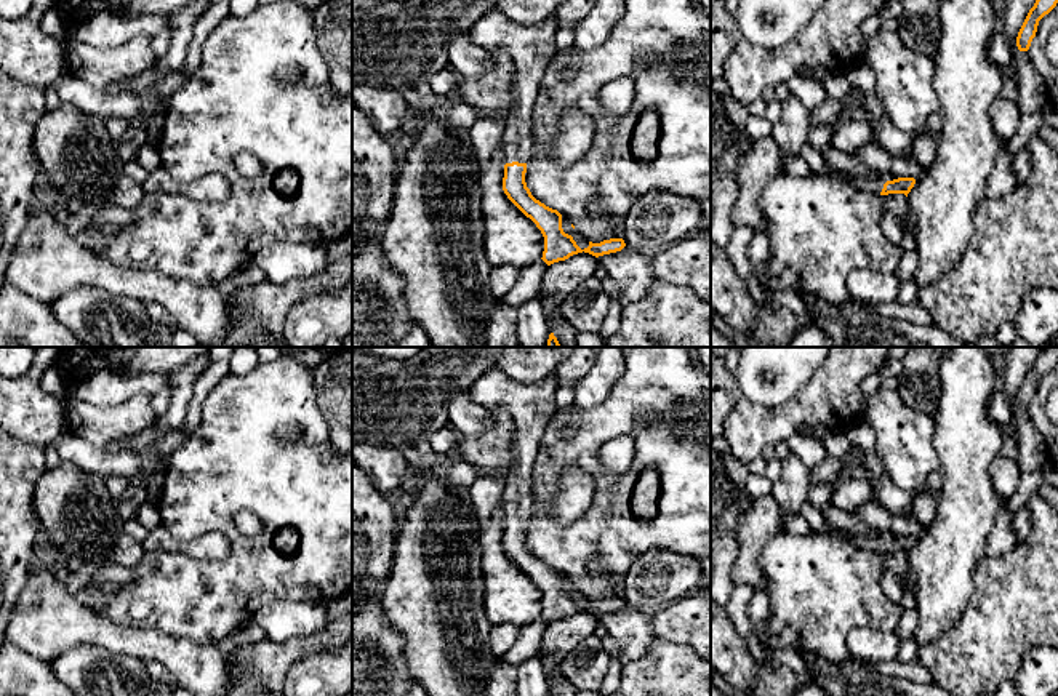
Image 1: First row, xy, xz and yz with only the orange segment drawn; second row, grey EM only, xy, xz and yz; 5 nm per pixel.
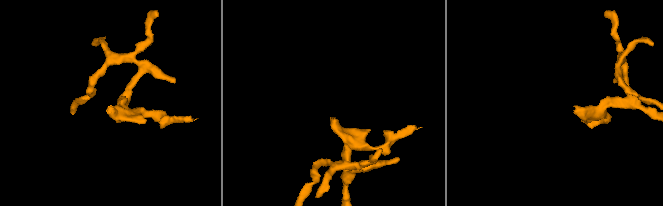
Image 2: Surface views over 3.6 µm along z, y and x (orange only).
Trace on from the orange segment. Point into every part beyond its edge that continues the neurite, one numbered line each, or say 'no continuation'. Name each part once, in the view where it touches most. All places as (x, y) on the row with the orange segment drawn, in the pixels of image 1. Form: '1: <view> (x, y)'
1: xz (532, 48)

